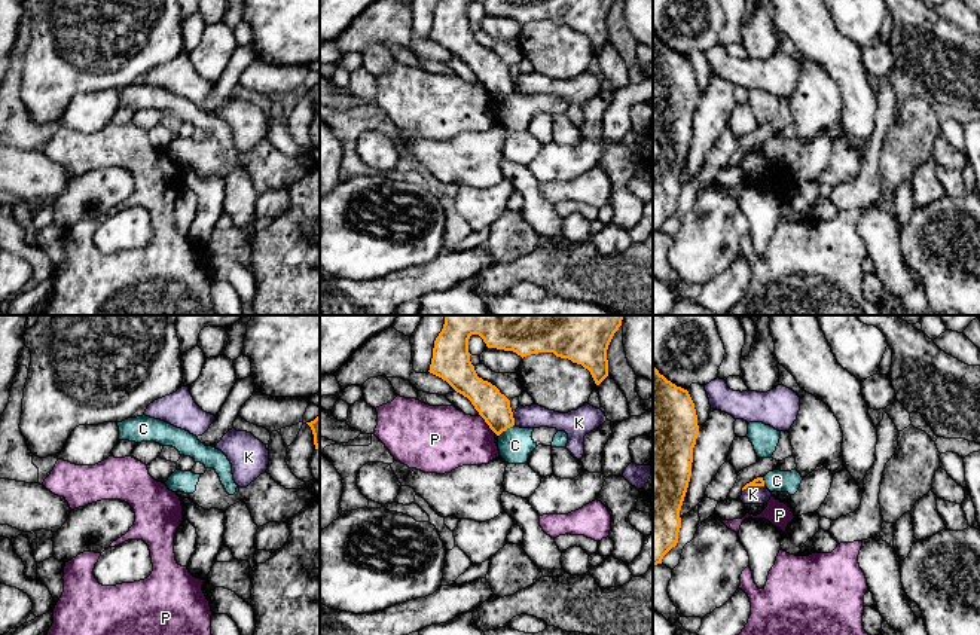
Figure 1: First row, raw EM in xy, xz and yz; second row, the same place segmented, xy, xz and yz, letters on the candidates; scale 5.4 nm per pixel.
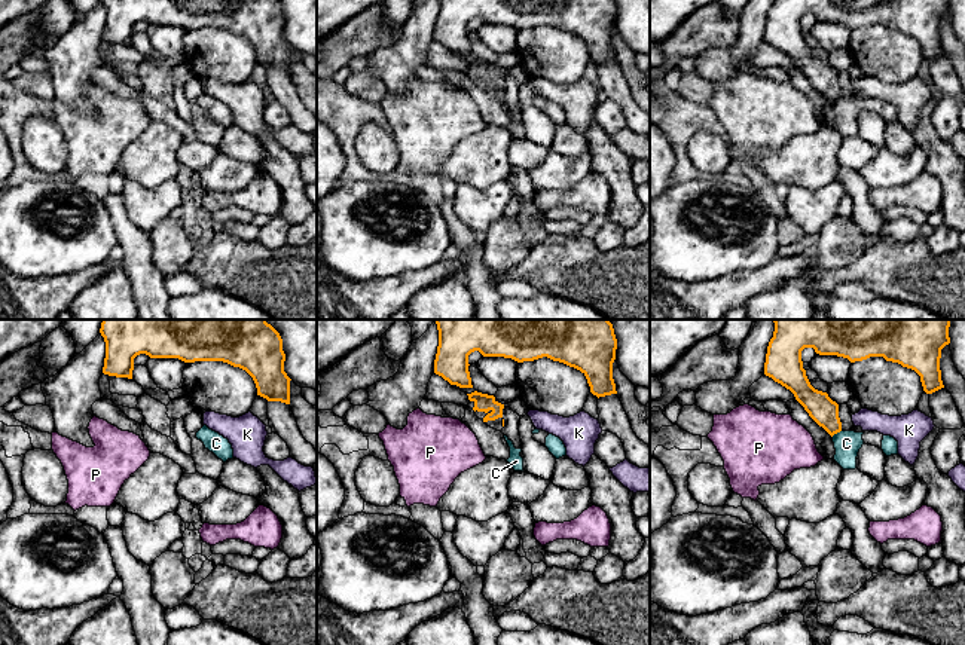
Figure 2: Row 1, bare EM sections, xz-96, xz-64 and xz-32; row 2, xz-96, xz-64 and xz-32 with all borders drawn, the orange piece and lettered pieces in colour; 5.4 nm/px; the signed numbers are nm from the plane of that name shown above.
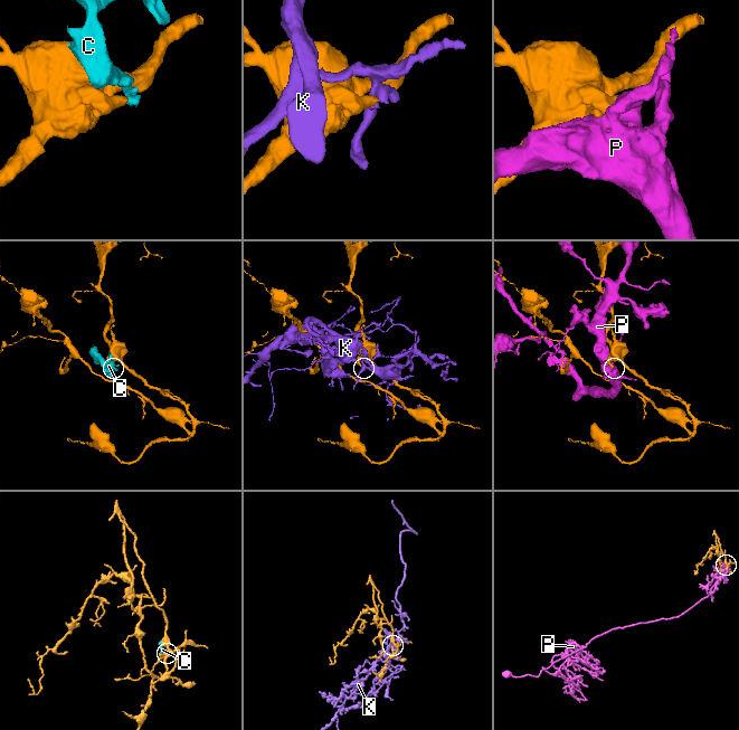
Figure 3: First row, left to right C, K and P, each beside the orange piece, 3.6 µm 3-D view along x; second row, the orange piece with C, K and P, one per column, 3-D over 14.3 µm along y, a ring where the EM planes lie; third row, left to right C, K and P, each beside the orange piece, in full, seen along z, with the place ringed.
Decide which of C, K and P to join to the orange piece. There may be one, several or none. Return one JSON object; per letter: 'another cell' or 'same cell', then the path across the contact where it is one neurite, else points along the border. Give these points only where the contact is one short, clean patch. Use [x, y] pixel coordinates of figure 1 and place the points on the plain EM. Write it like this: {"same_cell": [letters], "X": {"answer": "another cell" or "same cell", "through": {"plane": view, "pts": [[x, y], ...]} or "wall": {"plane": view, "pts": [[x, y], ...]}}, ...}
{"same_cell": [], "C": {"answer": "another cell", "wall": {"plane": "xz", "pts": [[513, 91], [498, 103]]}}, "K": {"answer": "another cell"}, "P": {"answer": "another cell"}}

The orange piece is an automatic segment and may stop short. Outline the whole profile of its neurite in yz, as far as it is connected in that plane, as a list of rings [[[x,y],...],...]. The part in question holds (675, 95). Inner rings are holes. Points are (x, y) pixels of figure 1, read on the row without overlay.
[[[653,33],[653,232],[662,231],[663,223],[678,210],[680,177],[692,143],[697,101],[697,82],[689,58],[668,48]]]

